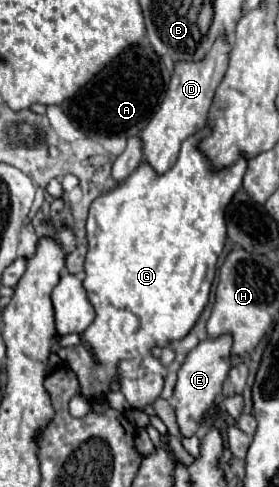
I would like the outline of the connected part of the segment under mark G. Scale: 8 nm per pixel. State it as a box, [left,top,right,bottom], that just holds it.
[57,125,247,409]

